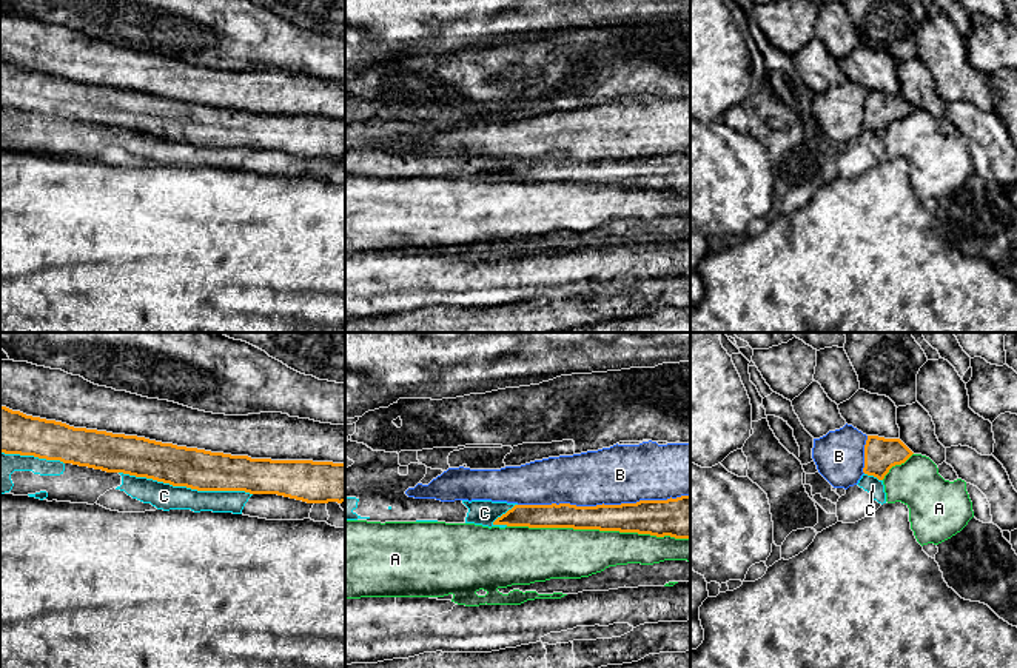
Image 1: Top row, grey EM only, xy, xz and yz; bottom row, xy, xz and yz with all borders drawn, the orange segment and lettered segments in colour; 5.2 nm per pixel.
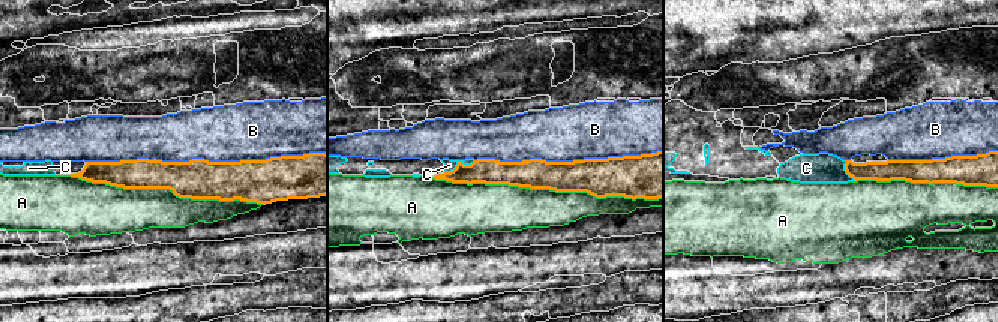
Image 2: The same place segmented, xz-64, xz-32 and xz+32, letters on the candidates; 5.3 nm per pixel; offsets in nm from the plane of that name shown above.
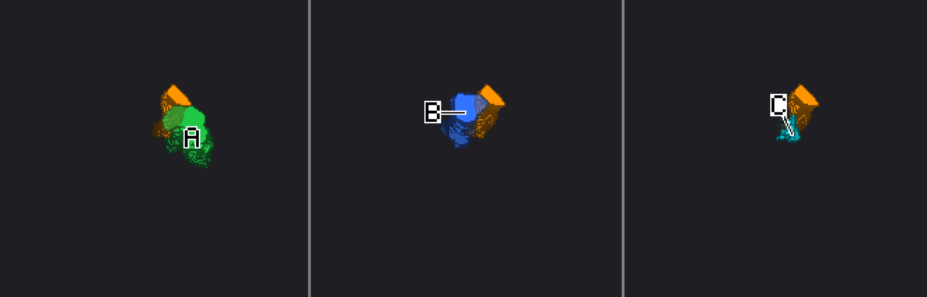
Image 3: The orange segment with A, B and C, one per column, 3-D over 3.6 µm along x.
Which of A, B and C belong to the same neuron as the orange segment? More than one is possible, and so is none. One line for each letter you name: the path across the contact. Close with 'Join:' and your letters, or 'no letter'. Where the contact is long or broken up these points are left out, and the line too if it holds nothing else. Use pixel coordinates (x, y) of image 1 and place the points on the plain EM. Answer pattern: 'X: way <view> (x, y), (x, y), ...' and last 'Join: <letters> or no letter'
Join: C

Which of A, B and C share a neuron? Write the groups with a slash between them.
A / B / C

